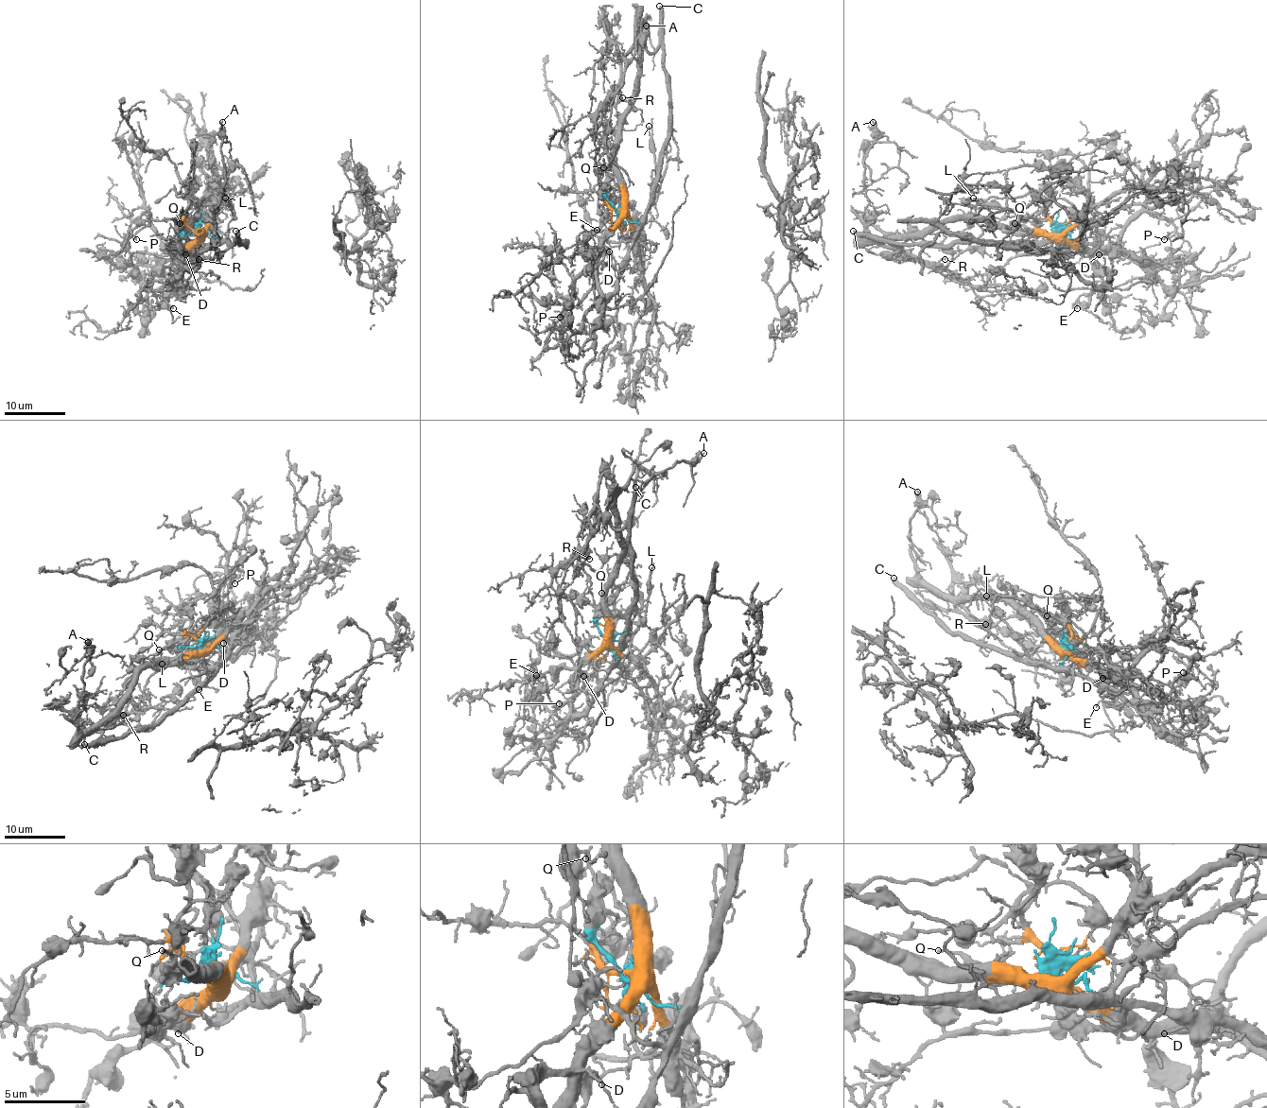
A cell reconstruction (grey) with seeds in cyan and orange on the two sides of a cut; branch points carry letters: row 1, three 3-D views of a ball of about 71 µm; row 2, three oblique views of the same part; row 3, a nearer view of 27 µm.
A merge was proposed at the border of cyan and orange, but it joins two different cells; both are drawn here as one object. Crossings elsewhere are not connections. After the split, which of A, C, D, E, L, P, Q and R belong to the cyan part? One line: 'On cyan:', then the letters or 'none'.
On cyan: C, L, Q

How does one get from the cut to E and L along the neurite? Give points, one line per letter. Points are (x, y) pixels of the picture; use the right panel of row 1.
E: (1058, 233), (1093, 258), (1093, 266), (1103, 283), (1101, 290), (1079, 298), (1076, 308)
L: (1058, 233), (1068, 233), (1070, 238), (1036, 241), (1016, 221), (1018, 214), (998, 206), (986, 206), (973, 198)

